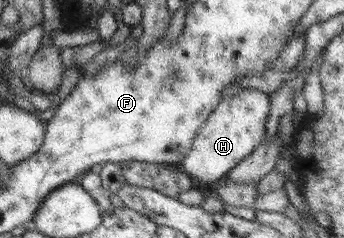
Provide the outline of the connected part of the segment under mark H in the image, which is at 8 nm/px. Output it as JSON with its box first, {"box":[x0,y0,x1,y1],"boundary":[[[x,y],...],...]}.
{"box":[180,88,270,185],"boundary":[[[245,88],[231,98],[222,99],[193,139],[192,149],[180,162],[183,170],[190,177],[197,178],[208,185],[221,180],[266,140],[269,115],[270,95],[258,89]]]}

